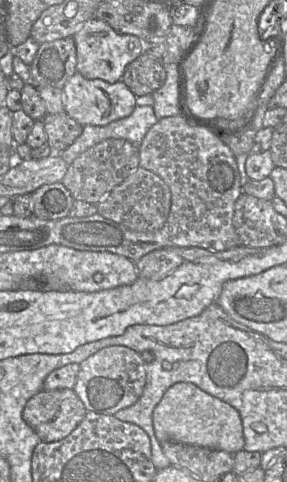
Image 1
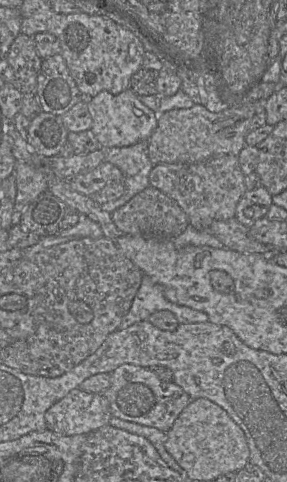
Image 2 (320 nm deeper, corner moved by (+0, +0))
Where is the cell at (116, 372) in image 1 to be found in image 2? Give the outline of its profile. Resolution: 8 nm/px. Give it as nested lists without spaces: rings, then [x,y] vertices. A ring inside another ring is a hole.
[[[123,364],[111,373],[111,385],[103,392],[110,404],[112,416],[167,433],[191,402],[189,395],[177,384],[161,380],[153,368]]]

